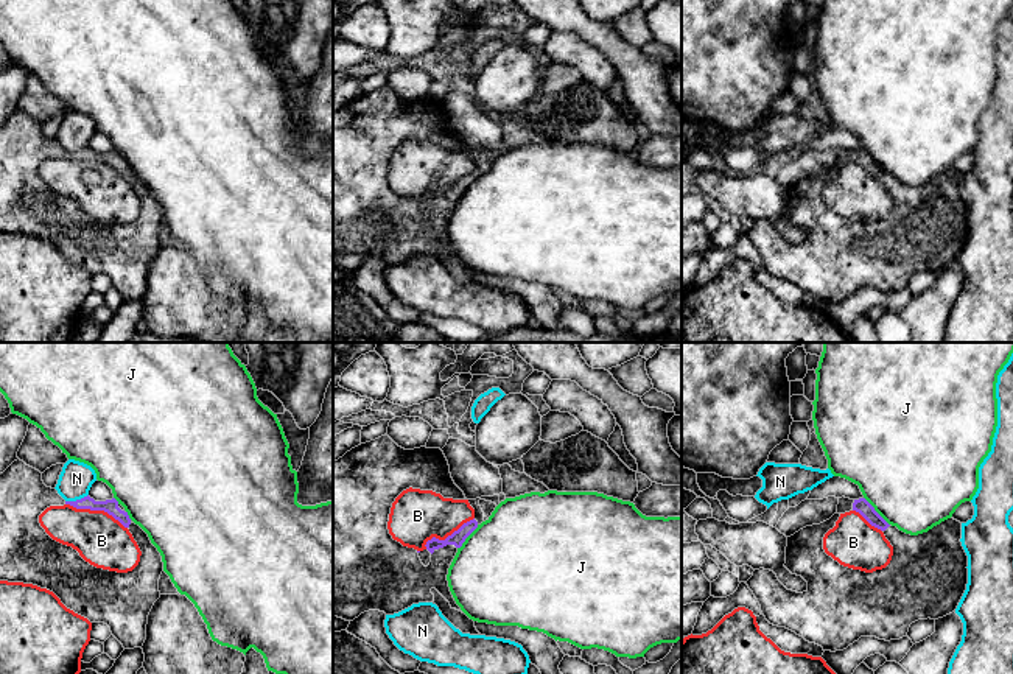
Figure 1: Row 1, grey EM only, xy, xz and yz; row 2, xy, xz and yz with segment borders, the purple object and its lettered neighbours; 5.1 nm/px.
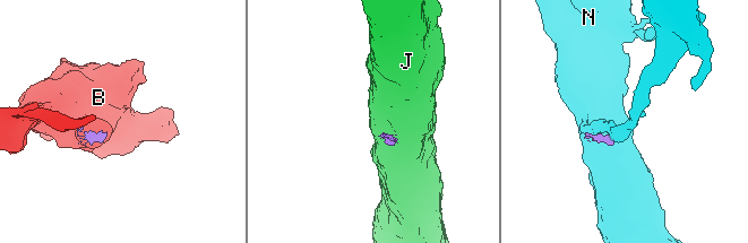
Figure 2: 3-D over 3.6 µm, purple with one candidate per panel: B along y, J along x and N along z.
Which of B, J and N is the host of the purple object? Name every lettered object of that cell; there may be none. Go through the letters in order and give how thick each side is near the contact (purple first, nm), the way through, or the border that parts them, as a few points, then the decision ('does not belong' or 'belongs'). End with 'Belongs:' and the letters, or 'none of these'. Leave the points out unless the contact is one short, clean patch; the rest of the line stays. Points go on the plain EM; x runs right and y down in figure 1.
B: 80 nm thick on the purple side, 260 nm on the other; border along xy (66, 154), (75, 159), (103, 161), (126, 179); does not belong
J: 80 nm thick on the purple side, 500 nm on the other; border along yz (864, 148), (889, 176); does not belong
N: 80 nm thick on the purple side, 170 nm on the other; border along xy (87, 145), (66, 153); does not belong
Belongs: none of these

